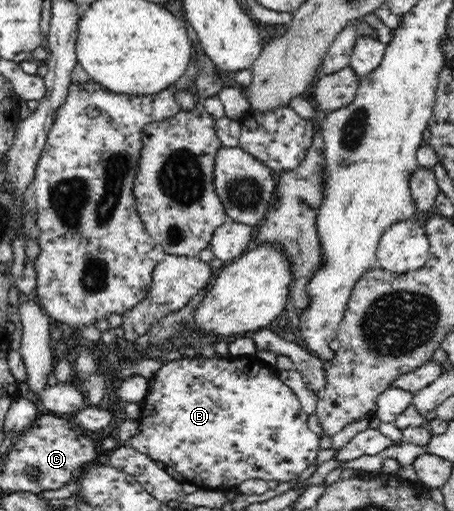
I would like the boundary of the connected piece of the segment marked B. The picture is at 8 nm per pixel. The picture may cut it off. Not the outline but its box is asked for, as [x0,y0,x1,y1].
[127,354,322,491]

